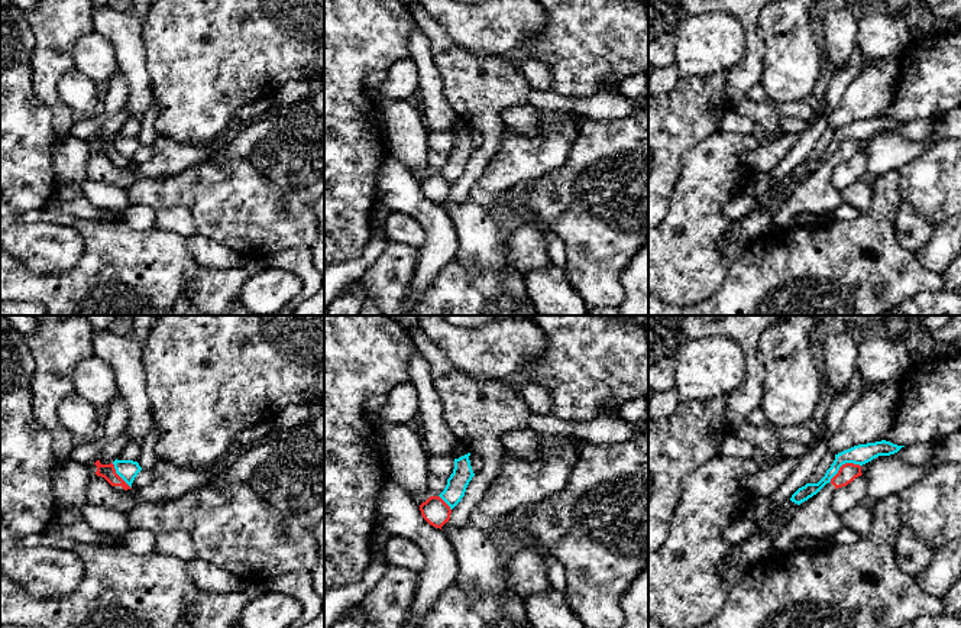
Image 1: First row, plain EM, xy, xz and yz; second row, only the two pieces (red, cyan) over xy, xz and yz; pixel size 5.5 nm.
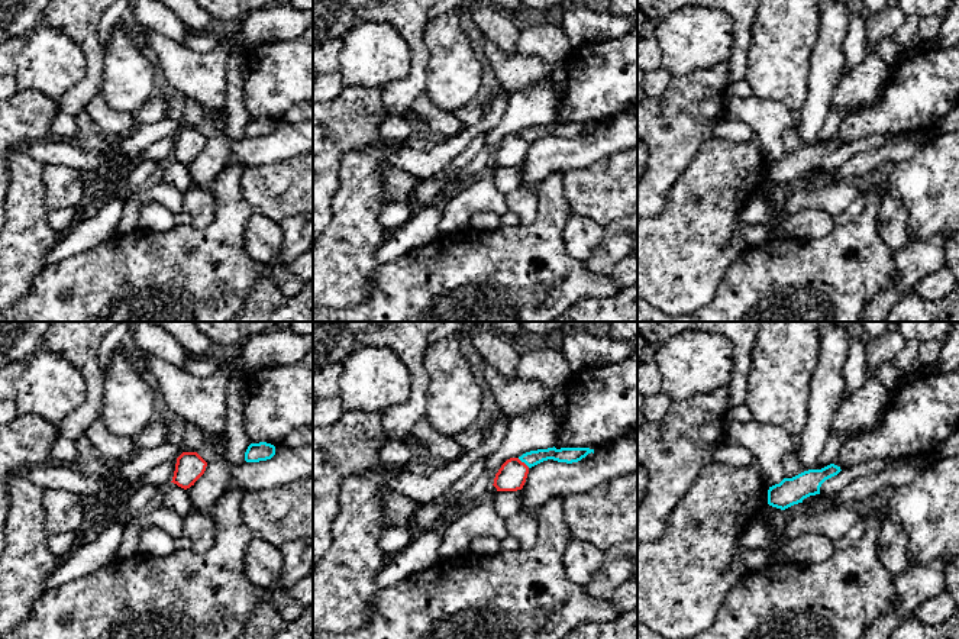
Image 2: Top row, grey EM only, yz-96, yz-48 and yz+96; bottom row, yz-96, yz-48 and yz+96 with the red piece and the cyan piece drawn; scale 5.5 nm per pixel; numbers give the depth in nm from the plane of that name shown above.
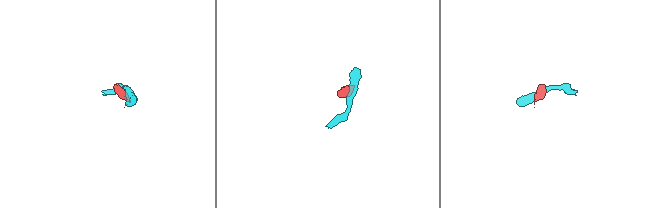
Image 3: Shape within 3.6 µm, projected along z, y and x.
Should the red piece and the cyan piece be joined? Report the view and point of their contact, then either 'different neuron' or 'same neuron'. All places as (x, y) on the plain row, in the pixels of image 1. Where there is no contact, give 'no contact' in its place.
meets red in yz at (843, 141); different neuron

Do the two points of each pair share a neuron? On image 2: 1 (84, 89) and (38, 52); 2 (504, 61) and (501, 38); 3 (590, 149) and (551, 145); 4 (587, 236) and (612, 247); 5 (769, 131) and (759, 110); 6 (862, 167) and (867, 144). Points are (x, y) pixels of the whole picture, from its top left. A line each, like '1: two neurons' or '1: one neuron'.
1: two neurons
2: two neurons
3: one neuron
4: two neurons
5: one neuron
6: two neurons

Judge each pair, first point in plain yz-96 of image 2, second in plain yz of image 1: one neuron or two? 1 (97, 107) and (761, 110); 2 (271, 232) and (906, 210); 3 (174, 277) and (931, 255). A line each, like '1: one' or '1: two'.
1: two
2: one
3: two

